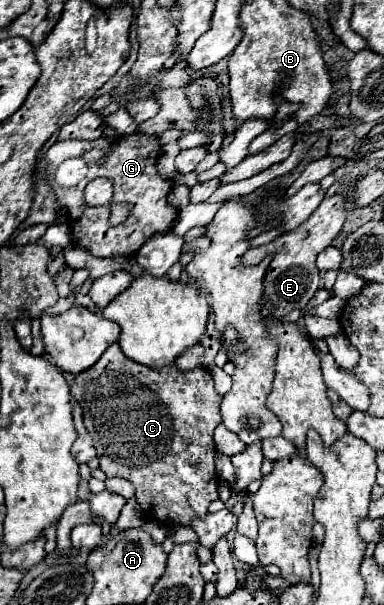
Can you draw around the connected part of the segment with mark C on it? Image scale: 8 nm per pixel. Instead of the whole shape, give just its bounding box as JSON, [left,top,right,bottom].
[71,343,223,525]

